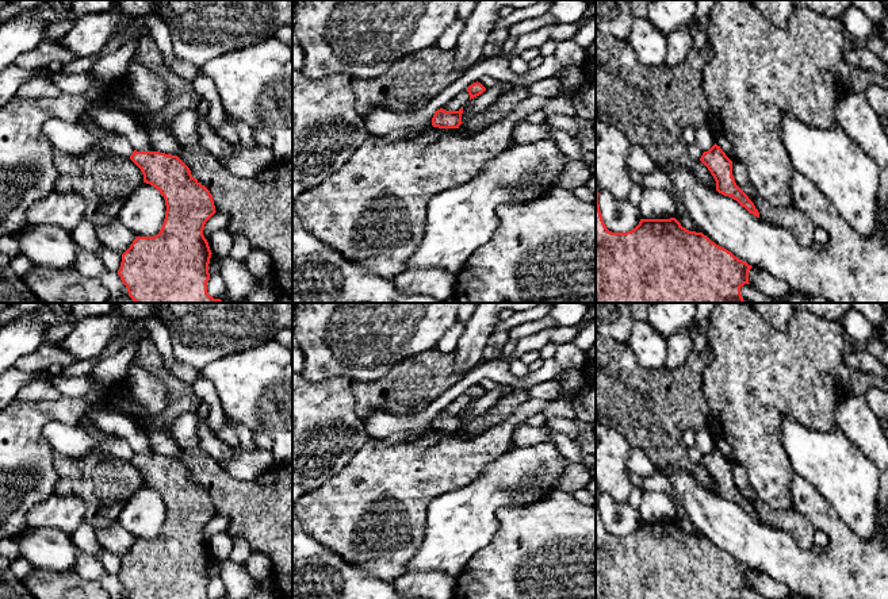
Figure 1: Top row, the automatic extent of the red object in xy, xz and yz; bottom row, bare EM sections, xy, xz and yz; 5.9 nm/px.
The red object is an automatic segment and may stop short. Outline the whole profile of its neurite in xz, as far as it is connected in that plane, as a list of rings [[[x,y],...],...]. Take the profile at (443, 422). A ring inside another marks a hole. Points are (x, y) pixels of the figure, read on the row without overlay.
[[[463,411],[459,414],[437,412],[432,421],[432,429],[439,431],[459,431],[462,425]]]

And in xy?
[[[134,453],[130,462],[141,472],[143,485],[153,488],[164,499],[166,514],[157,538],[135,540],[122,557],[118,577],[129,599],[210,599],[207,584],[213,556],[203,538],[206,525],[217,515],[210,494],[177,458]]]

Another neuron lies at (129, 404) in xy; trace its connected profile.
[[[122,392],[119,398],[120,398],[120,410],[125,414],[141,414],[142,412],[142,407],[137,403],[137,400],[129,392]]]

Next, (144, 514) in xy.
[[[142,485],[125,504],[118,522],[135,540],[154,540],[165,522],[165,502],[153,488]]]

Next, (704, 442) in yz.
[[[708,425],[694,429],[694,430],[696,430],[694,446],[703,453],[703,456],[708,454],[715,448],[715,442],[709,433]]]

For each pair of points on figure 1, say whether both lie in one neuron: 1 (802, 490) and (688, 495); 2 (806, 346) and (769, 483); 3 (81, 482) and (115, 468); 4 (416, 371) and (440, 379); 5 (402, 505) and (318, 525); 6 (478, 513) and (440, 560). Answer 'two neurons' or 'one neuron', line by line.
1: one neuron
2: one neuron
3: one neuron
4: one neuron
5: one neuron
6: one neuron

